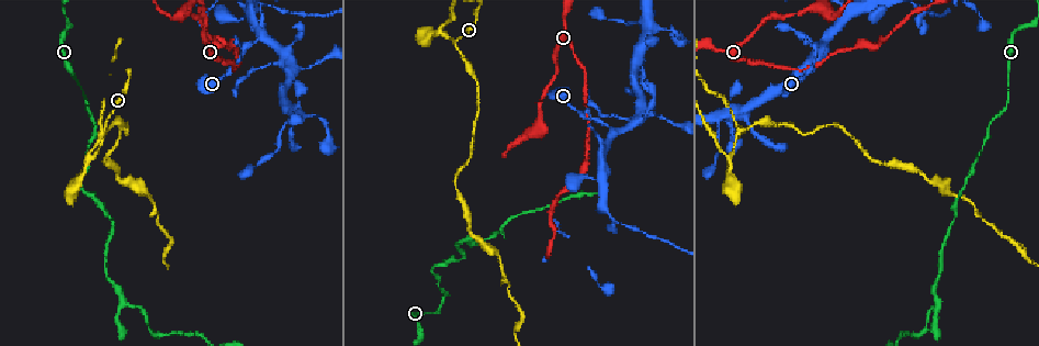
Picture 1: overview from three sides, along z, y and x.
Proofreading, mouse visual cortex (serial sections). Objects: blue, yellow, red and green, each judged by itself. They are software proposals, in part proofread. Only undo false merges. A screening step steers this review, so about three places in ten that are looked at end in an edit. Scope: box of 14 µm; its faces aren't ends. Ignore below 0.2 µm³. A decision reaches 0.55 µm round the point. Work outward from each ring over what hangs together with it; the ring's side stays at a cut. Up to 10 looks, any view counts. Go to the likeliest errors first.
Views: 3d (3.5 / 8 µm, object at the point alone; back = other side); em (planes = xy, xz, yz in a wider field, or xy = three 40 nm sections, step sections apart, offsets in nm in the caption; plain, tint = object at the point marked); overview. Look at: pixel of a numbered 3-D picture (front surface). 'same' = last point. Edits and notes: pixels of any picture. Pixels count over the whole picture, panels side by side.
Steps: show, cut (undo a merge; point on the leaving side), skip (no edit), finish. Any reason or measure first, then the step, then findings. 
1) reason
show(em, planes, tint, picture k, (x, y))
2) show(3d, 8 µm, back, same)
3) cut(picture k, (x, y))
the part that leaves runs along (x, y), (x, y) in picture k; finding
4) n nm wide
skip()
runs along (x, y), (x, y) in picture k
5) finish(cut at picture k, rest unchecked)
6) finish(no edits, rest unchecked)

side arm on a straight run
show(3d, 3.5 µm, picture 1, (93, 156))

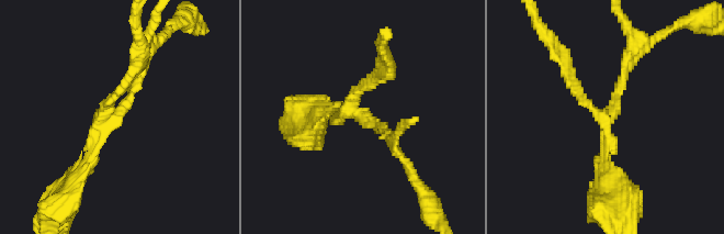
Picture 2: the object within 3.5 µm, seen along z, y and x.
show(em, xy, step 1, tint, picture 2, (609, 116))

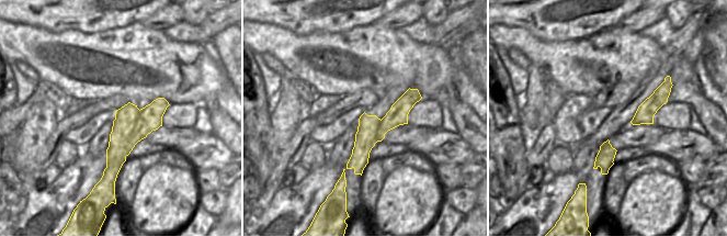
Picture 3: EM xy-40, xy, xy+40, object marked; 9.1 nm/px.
cut it another way
show(em, xy, step 5, tint, same)

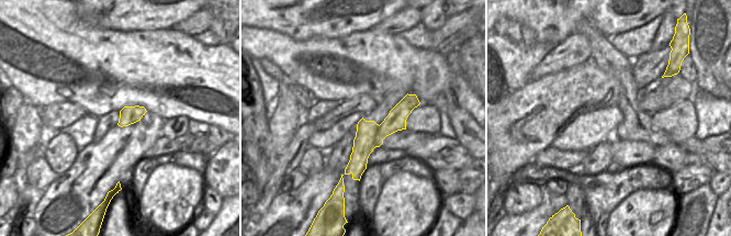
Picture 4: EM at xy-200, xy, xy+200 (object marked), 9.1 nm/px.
cut(picture 2, (125, 82))
the part that leaves runs along (108, 104), (142, 57), (134, 24) in picture 2; two cells meet here

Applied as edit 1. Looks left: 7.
abrupt turn
show(3d, 8 µm, picture 1, (128, 134))

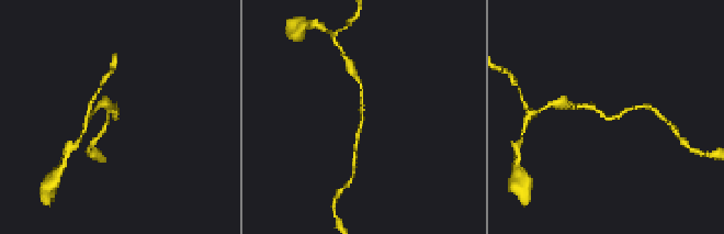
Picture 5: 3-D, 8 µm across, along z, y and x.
show(3d, 3.5 µm, picture 5, (609, 116))

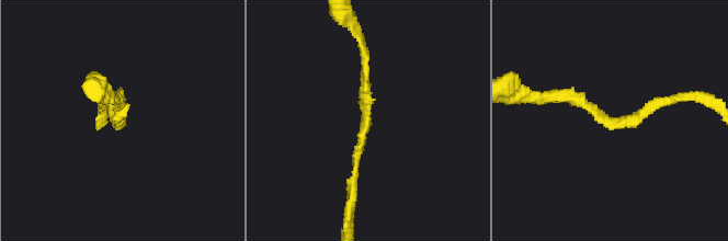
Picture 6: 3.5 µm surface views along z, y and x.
arms of 150, 150 nm
show(em, xy, step 3, tint, picture 6, (616, 125))

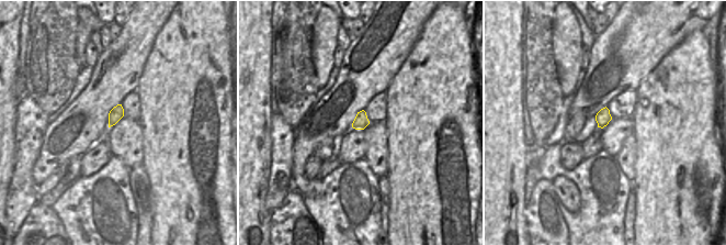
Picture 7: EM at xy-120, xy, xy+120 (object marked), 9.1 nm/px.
130 nm wide
skip()
runs along (366, 60), (366, 124), (353, 183) in picture 6; all the same cell

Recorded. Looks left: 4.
abrupt turn
show(3d, 8 µm, picture 1, (263, 37))

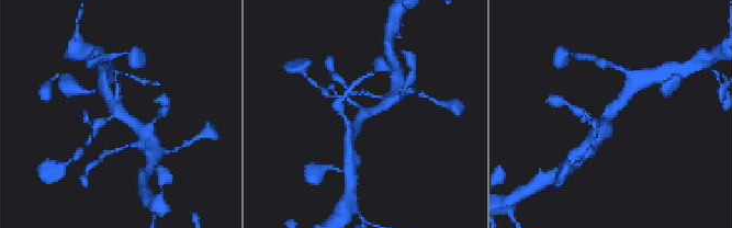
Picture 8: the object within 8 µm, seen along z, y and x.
show(3d, 3.5 µm, picture 8, (365, 110))

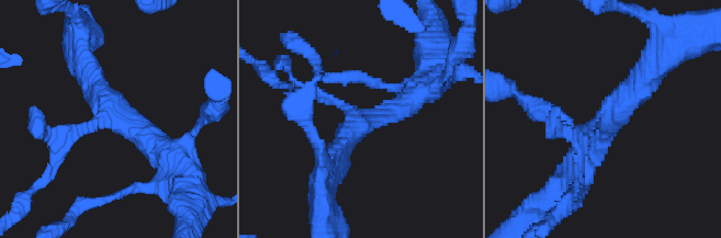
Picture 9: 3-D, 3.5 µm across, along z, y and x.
3 arms; arms of 200, 300, 350 nm; need the tissue
show(em, planes, tint, picture 9, (109, 115))

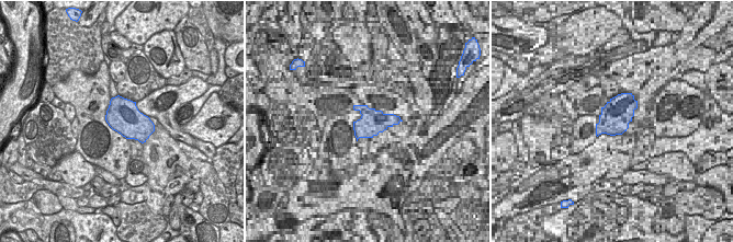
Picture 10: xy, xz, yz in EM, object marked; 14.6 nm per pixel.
skip()
runs along (302, 90), (362, 121), (413, 99) in picture 9; one cell here

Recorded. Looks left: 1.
finish(cut at picture 2, rest unchecked)

